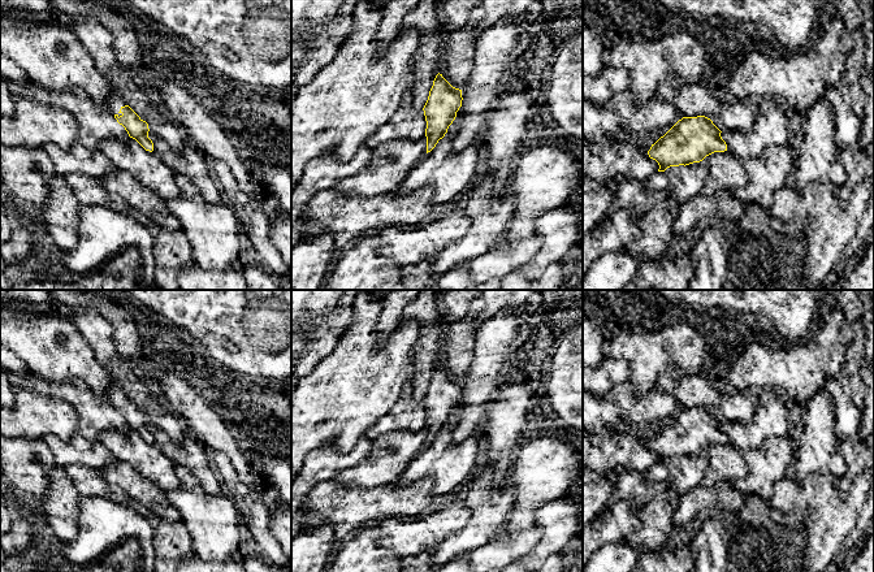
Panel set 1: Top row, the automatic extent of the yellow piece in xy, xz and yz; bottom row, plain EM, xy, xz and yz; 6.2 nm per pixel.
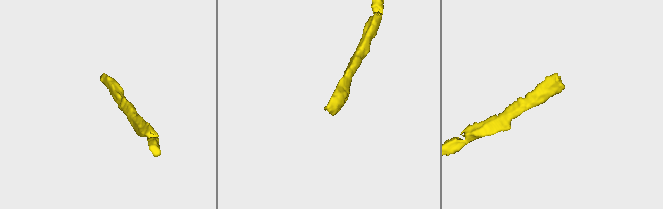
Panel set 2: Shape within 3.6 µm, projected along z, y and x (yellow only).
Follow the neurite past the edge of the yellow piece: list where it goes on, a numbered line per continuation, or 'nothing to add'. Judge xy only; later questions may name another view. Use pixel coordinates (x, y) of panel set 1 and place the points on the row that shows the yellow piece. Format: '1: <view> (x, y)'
1: xy (116, 102)

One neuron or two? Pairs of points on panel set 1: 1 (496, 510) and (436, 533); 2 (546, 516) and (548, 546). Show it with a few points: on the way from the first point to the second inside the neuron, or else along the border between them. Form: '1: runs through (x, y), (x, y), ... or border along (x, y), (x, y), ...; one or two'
1: border along (472, 511), (461, 528), (442, 540); two
2: runs through (548, 524), (548, 538); one

